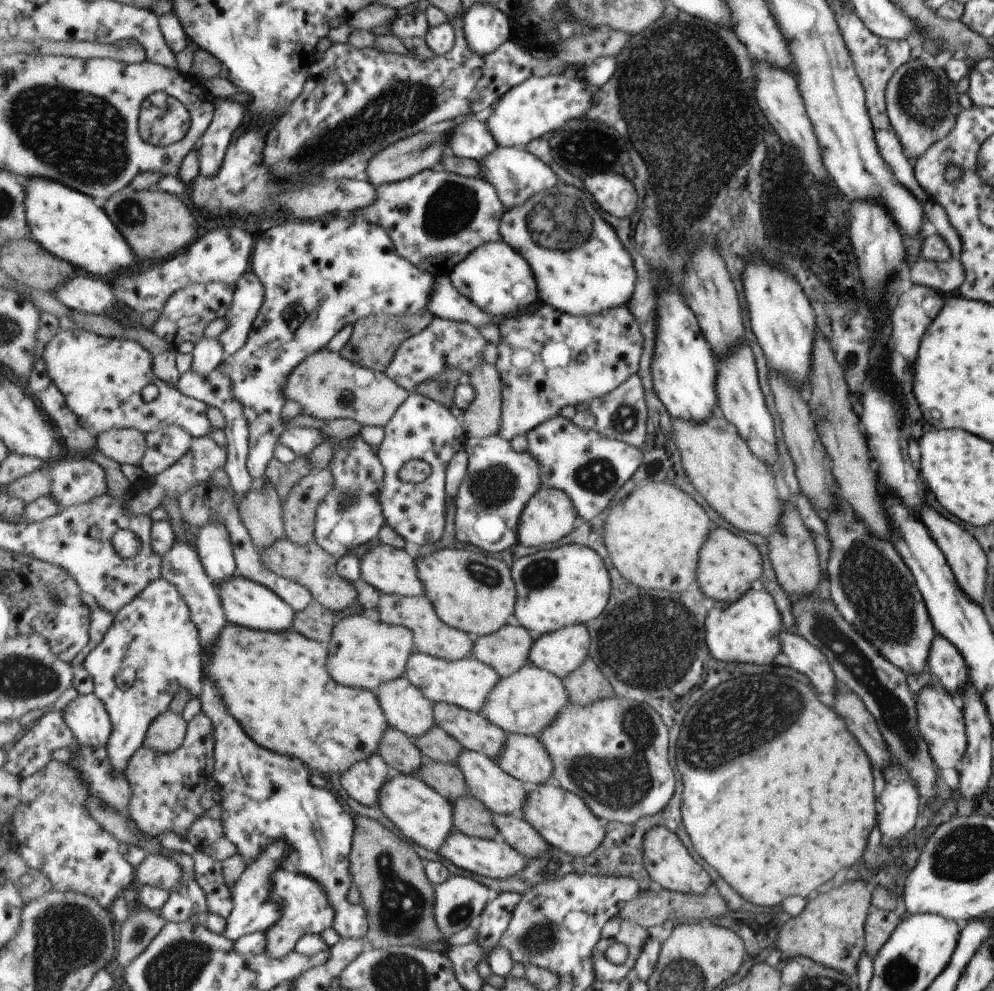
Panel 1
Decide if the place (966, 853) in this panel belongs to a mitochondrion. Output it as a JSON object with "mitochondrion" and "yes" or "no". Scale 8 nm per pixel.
{"mitochondrion":"yes"}

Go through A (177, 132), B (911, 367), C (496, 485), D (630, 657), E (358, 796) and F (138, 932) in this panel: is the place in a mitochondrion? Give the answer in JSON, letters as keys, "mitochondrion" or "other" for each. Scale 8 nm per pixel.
{"A":"mitochondrion","B":"other","C":"mitochondrion","D":"mitochondrion","E":"other","F":"mitochondrion"}

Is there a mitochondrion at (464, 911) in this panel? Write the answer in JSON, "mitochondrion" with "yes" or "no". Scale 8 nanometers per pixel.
{"mitochondrion":"yes"}

